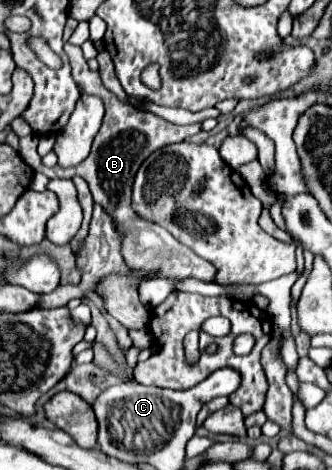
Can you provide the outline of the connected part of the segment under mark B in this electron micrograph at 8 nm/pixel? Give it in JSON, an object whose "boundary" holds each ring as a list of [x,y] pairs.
{"boundary":[[[73,17],[67,19],[65,25],[65,53],[69,55],[69,63],[73,69],[73,79],[79,85],[81,93],[89,93],[89,95],[97,95],[103,99],[105,103],[105,117],[103,117],[103,125],[93,141],[93,149],[89,153],[89,157],[85,161],[81,161],[77,167],[73,169],[63,169],[63,167],[43,167],[41,159],[37,155],[37,137],[35,135],[27,135],[19,139],[19,155],[23,157],[23,161],[33,169],[33,171],[41,171],[43,175],[47,175],[49,179],[71,179],[71,175],[79,175],[87,181],[91,195],[95,199],[95,203],[99,203],[105,213],[115,221],[117,229],[123,231],[121,235],[121,255],[127,263],[129,269],[143,269],[143,271],[157,271],[159,277],[175,277],[175,279],[183,279],[183,277],[195,277],[201,281],[213,281],[217,275],[217,269],[201,259],[199,255],[195,255],[187,245],[181,245],[167,229],[163,229],[161,225],[155,225],[153,221],[147,221],[143,217],[139,217],[133,207],[131,207],[131,189],[133,189],[133,179],[135,173],[139,169],[139,165],[157,149],[171,145],[171,143],[181,143],[183,139],[195,135],[201,131],[201,123],[195,125],[175,125],[169,123],[145,109],[135,109],[133,105],[123,105],[115,95],[111,95],[107,89],[103,89],[103,83],[99,79],[99,73],[89,71],[87,61],[83,57],[81,47],[75,47],[69,43],[71,33],[75,31],[77,21]]]}

